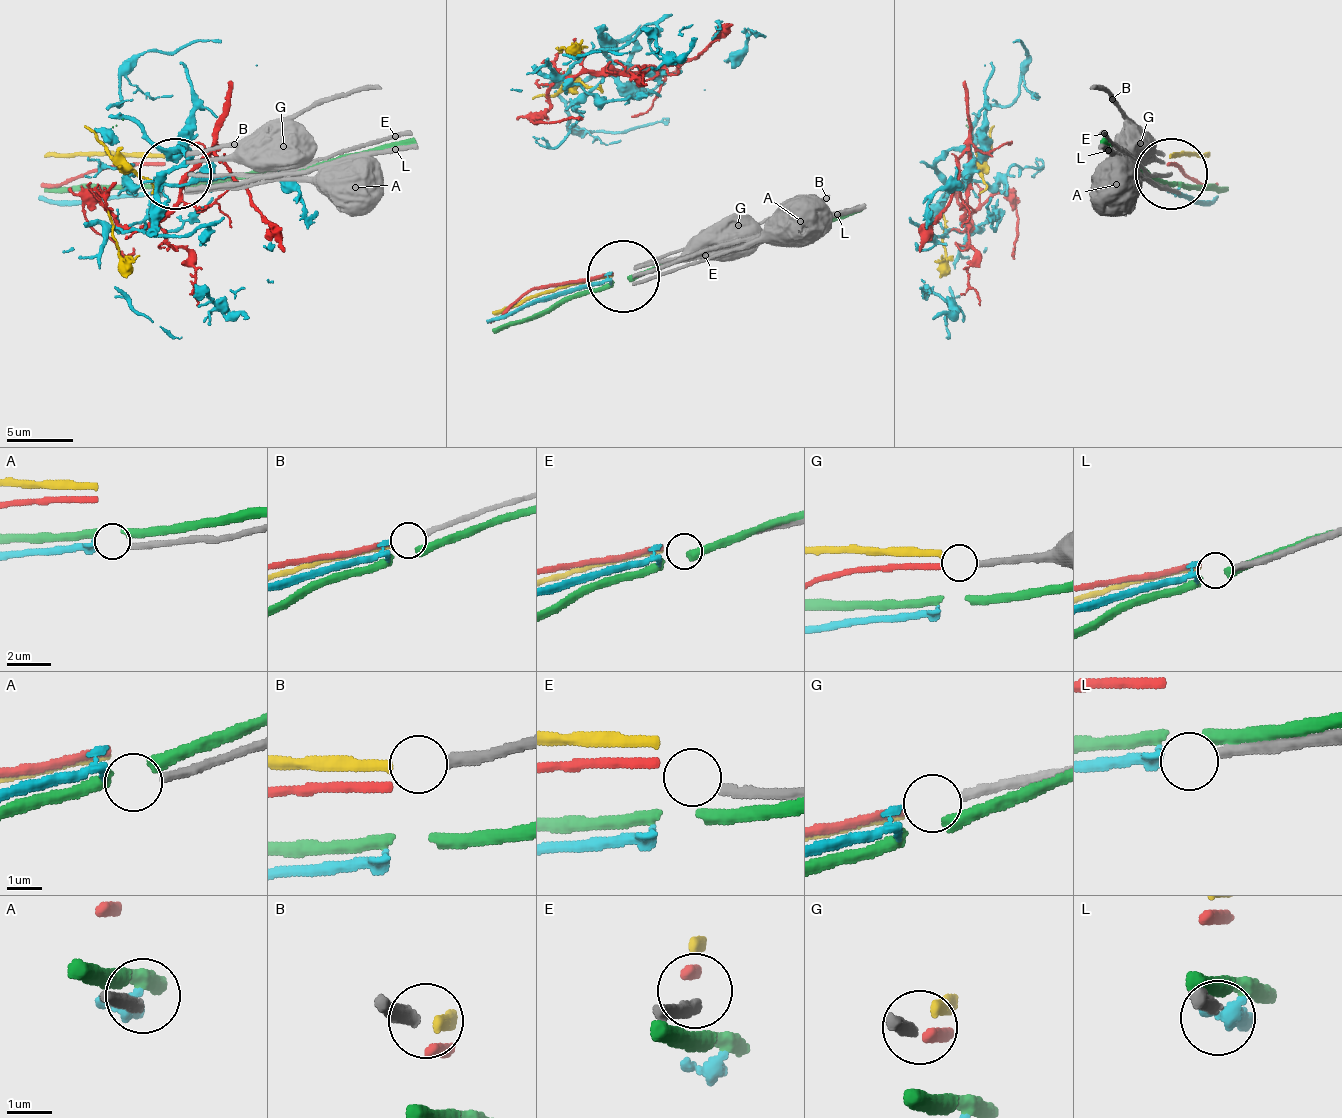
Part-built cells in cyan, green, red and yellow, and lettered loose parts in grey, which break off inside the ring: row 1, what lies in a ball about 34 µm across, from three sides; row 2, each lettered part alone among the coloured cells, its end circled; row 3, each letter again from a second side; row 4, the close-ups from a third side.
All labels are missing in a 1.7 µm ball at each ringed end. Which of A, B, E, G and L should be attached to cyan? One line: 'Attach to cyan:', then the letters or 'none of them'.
Attach to cyan: L

